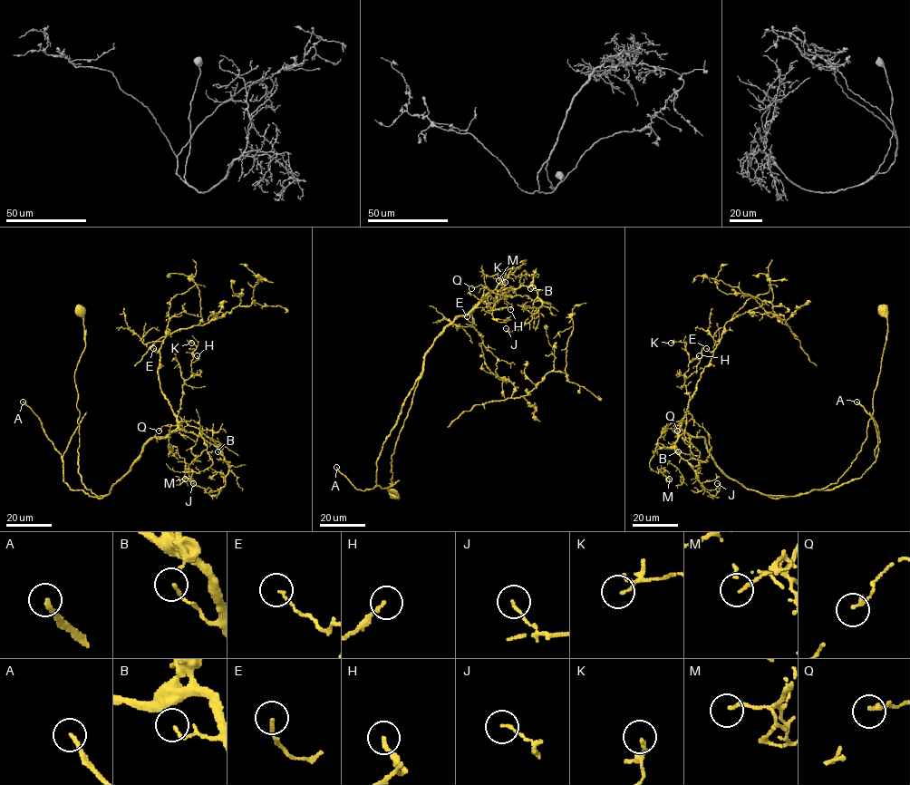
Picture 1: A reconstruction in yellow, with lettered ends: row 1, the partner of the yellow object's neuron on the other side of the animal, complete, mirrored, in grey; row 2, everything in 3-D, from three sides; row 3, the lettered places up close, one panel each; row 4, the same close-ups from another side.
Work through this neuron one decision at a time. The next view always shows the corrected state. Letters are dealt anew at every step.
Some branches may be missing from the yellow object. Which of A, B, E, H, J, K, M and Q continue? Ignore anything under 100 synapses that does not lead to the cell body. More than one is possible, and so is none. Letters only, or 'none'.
A

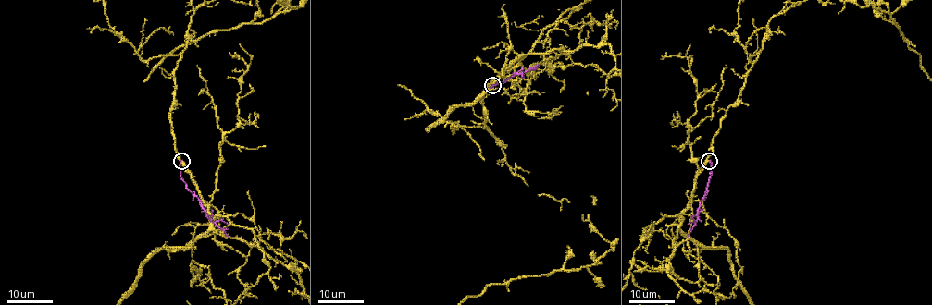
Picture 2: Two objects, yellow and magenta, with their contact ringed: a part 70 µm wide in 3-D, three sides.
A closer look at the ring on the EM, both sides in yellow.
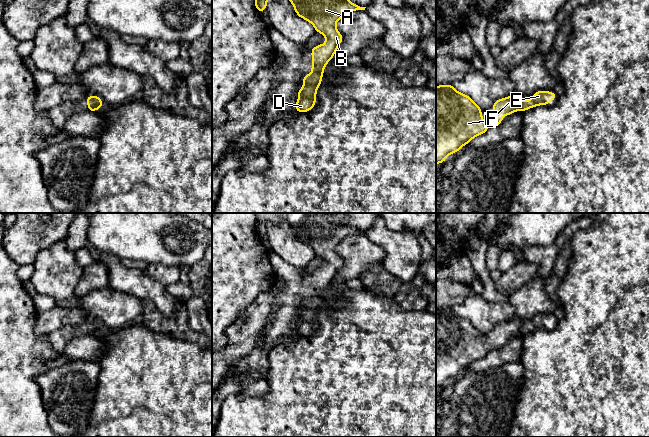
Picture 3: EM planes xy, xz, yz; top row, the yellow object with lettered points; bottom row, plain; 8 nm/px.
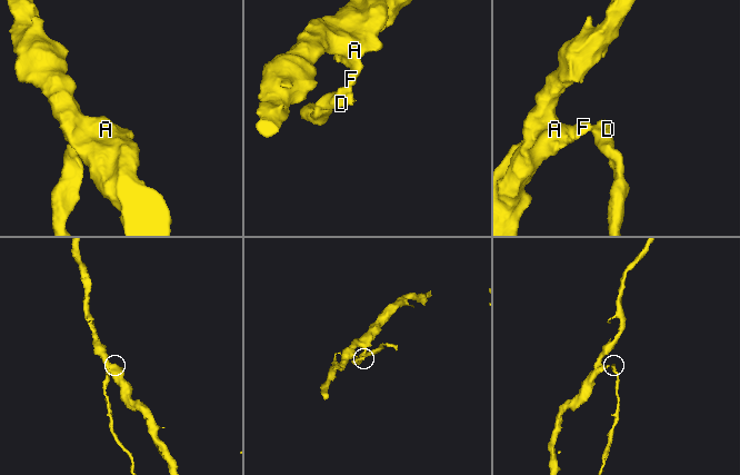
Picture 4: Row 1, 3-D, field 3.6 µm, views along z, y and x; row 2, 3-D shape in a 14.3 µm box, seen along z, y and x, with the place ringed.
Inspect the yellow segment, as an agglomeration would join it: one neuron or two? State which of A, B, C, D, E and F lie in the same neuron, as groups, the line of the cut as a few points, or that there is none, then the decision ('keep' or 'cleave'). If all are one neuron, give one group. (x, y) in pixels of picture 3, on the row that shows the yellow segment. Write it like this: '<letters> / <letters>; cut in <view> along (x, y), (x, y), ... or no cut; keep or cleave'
A B C F / D E; cut in xz along (322, 72), (312, 73); cleave

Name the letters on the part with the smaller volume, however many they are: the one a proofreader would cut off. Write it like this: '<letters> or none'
D, E

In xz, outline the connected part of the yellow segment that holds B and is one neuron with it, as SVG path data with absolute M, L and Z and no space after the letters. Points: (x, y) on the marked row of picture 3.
M290 0L296 14L312 23L316 32L326 36L326 43L311 49L312 73L324 73L324 66L332 59L343 36L335 27L347 12L365 10L348 0Z

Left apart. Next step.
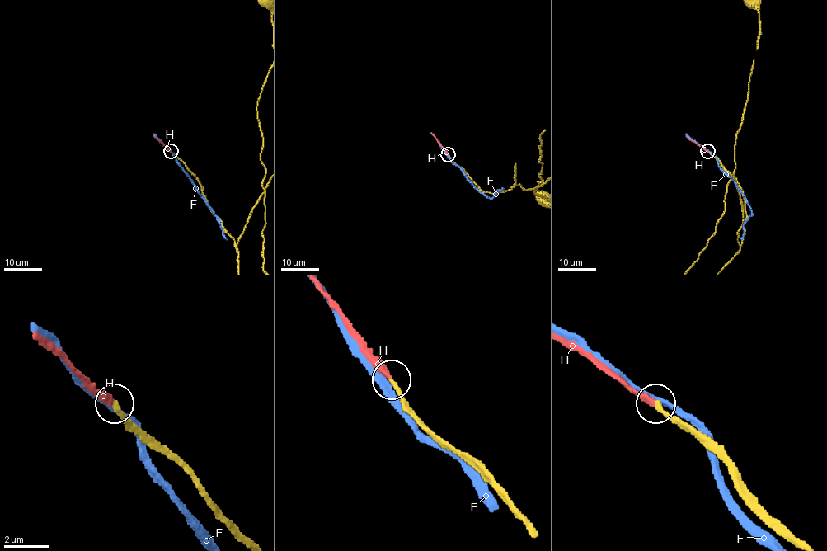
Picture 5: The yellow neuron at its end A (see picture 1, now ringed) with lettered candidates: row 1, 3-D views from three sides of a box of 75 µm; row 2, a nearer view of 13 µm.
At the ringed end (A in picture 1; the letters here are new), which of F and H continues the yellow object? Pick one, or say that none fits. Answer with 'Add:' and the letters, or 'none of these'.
Add: H

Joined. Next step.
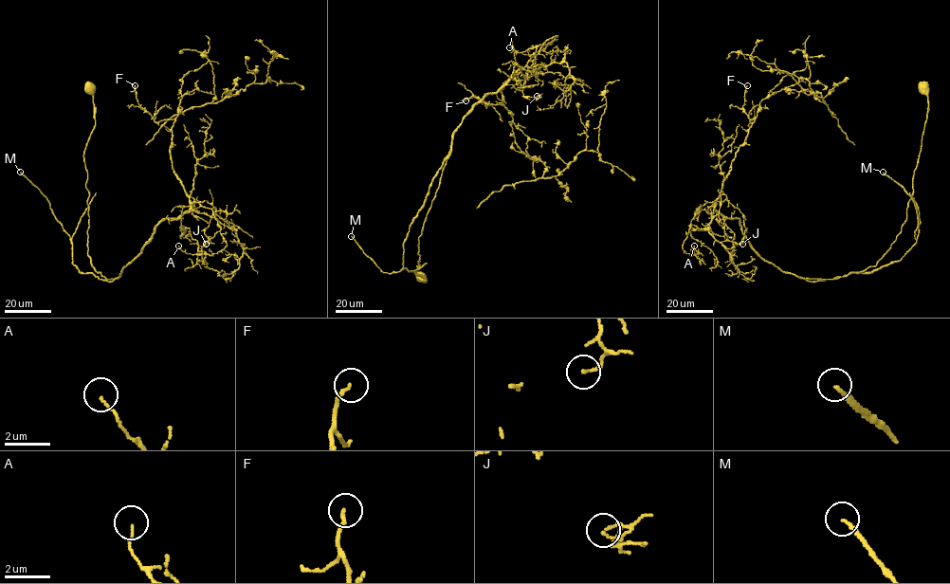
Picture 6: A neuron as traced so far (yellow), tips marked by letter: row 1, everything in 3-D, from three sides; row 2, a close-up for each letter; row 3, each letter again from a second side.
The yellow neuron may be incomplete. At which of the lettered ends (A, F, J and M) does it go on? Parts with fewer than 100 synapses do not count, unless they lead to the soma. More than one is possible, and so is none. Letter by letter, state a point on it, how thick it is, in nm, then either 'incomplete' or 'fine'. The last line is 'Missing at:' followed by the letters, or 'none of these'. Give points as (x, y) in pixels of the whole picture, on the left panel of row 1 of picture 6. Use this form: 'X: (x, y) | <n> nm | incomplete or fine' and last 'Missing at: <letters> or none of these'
A: (178, 246) | 80 nm | fine
F: (135, 85) | 160 nm | fine
J: (206, 244) | 110 nm | fine
M: (20, 172) | 160 nm | incomplete
Missing at: M

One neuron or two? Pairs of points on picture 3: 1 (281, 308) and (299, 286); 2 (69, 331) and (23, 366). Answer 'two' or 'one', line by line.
1: one
2: two

